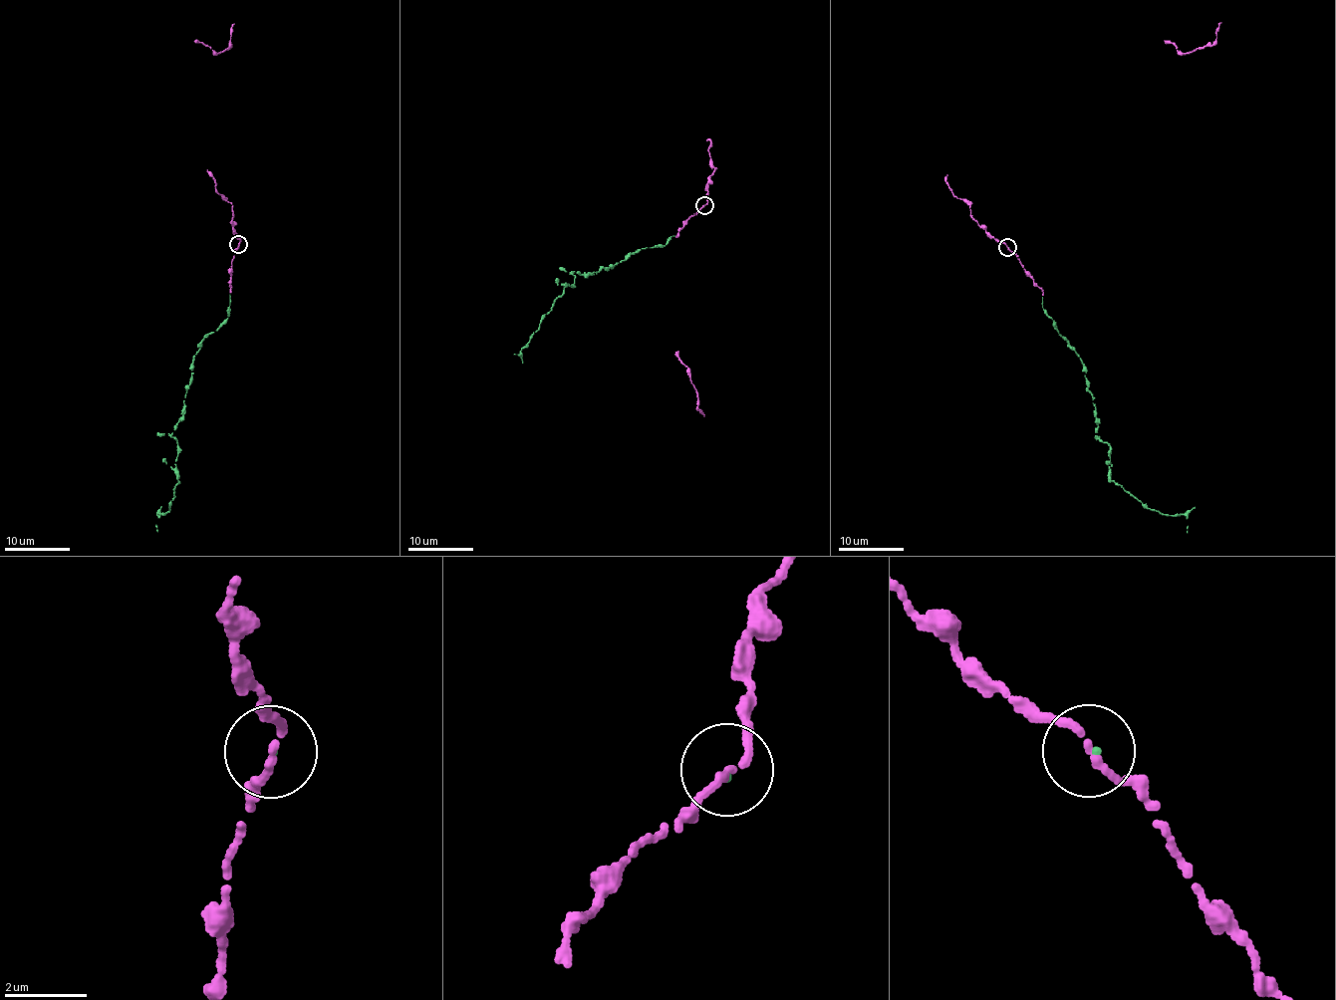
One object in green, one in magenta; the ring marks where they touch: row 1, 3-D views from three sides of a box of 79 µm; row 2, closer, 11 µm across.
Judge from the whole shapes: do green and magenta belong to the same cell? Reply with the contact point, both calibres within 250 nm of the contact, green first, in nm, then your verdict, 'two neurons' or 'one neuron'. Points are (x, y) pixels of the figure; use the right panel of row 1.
(1007, 247) | 70/180 nm | one neuron

